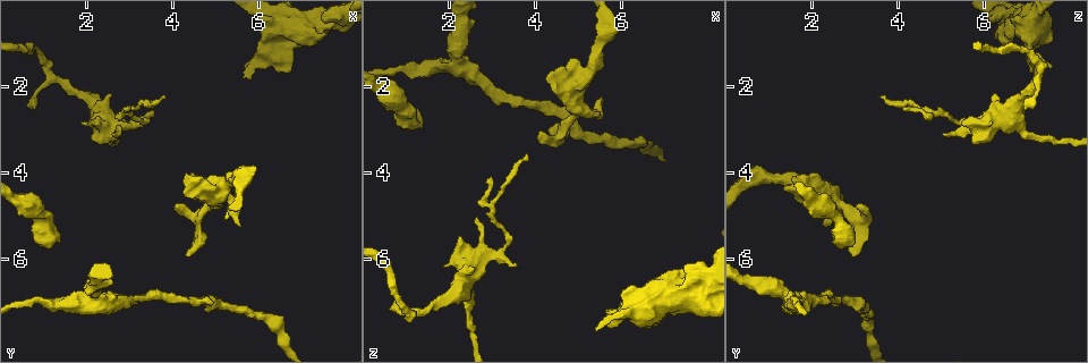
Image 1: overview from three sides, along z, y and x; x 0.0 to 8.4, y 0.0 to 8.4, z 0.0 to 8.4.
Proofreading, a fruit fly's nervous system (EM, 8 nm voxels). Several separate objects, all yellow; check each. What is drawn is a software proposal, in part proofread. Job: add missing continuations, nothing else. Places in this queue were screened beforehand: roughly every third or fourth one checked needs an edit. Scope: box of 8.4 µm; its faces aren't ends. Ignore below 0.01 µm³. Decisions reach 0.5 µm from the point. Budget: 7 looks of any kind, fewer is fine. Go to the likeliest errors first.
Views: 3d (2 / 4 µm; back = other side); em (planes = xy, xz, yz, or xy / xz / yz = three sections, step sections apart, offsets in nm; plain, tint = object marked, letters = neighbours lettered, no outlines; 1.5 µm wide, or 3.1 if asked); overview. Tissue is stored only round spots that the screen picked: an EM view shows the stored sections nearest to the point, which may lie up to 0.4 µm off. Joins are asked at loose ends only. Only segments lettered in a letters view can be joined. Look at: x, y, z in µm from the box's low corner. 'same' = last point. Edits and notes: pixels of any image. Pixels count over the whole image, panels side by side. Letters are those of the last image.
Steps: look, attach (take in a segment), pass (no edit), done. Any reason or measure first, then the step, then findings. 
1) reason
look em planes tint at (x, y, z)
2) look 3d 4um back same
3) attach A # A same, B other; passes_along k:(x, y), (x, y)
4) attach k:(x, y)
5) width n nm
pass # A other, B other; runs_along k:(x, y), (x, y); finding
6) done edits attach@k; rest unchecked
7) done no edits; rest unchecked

an open end
look 3d 4um at (5.60, 5.25, 2.40)

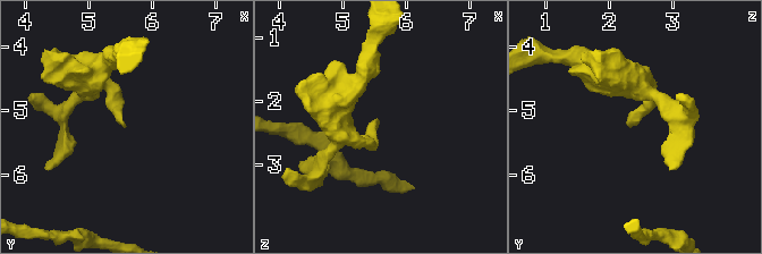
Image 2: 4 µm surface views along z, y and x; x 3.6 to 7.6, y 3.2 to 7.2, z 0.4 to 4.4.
need the tissue
look em planes plain at (5.55, 5.25, 2.30)

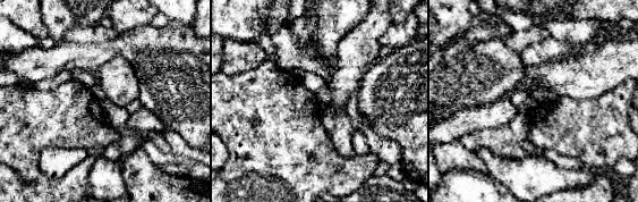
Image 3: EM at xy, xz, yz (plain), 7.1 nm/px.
what lies round it
look em planes letters same

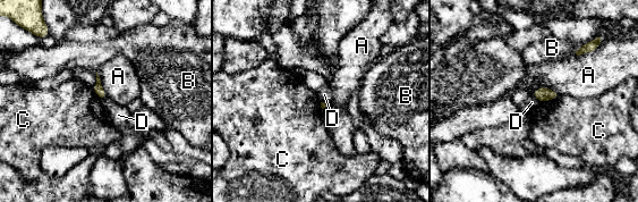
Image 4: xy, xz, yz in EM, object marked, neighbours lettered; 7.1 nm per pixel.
longest_contact A 200 nm
pass # A other, B other, C other, D other; border 4:(533, 94), (539, 101); no lettered segment goes on from it

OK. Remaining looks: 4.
stops while still wide
look 3d 4um at (1.40, 5.55, 2.80)

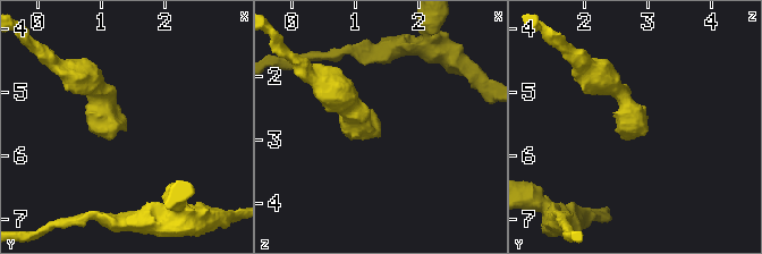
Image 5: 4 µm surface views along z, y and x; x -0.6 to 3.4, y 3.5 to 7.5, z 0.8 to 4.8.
need the tissue
look em xz step 4 tint at (1.45, 5.55, 2.80)

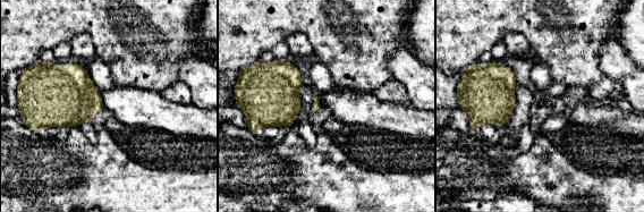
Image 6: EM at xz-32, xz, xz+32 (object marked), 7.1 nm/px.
cut it another way
look em planes letters same

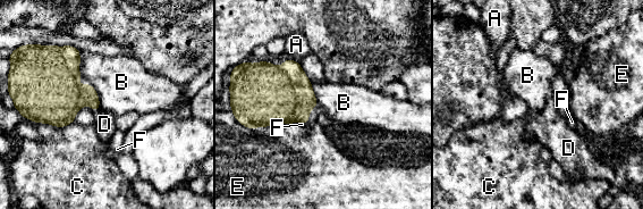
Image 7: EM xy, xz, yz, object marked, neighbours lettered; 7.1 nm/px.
attach D # A other, B other, C other, D same, E other, F other; the neuron continues

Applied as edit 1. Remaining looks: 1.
done edits attach@7; rest unchecked

